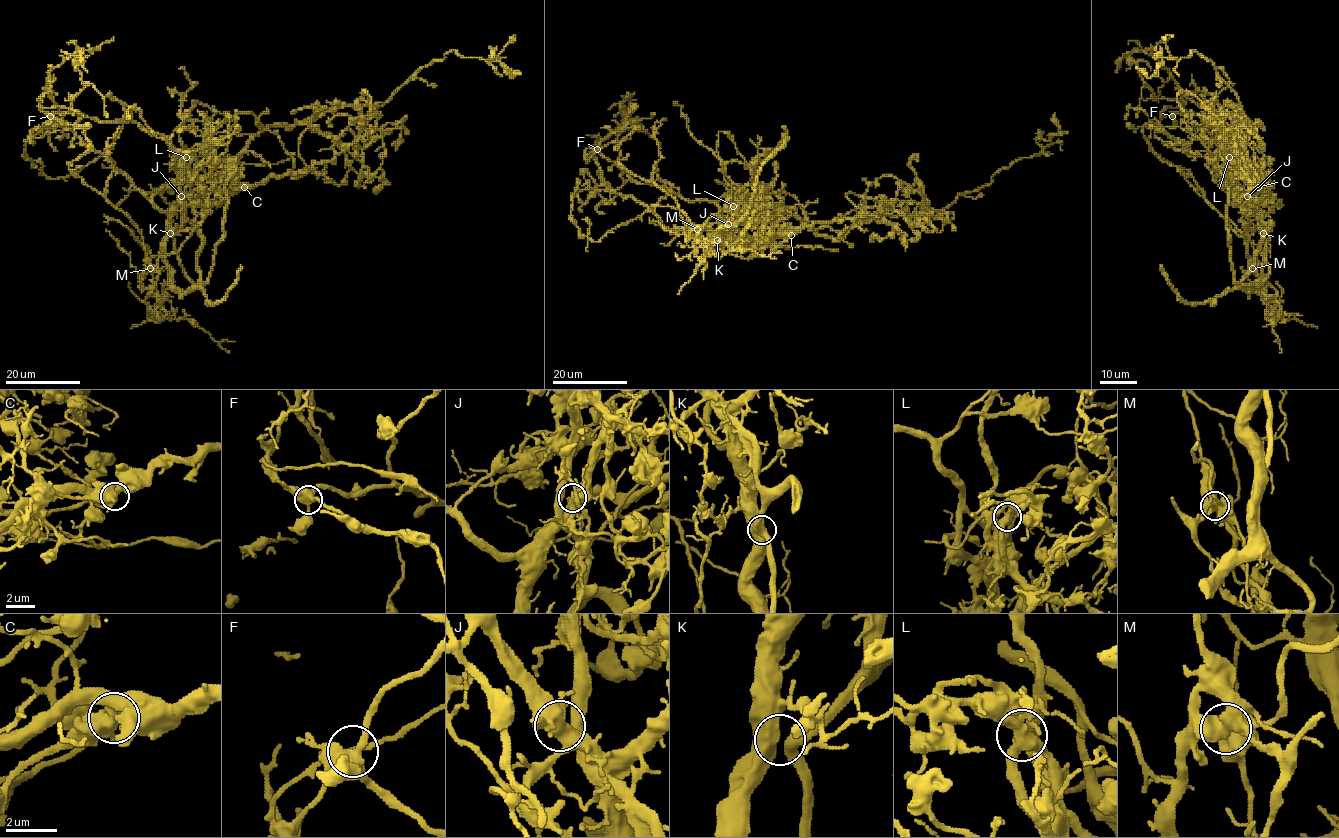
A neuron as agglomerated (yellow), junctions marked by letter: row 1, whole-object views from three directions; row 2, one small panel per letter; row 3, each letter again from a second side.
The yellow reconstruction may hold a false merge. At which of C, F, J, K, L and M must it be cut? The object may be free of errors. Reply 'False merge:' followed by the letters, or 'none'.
False merge: M

